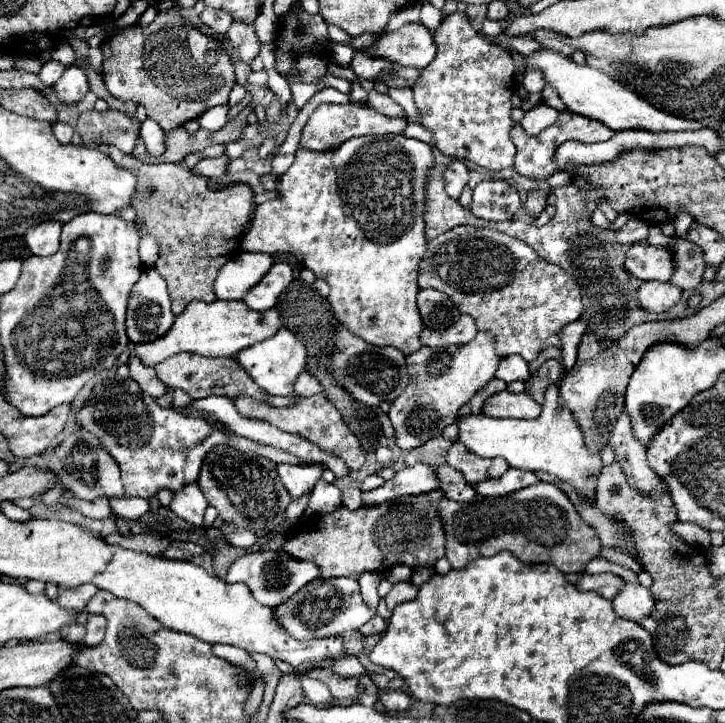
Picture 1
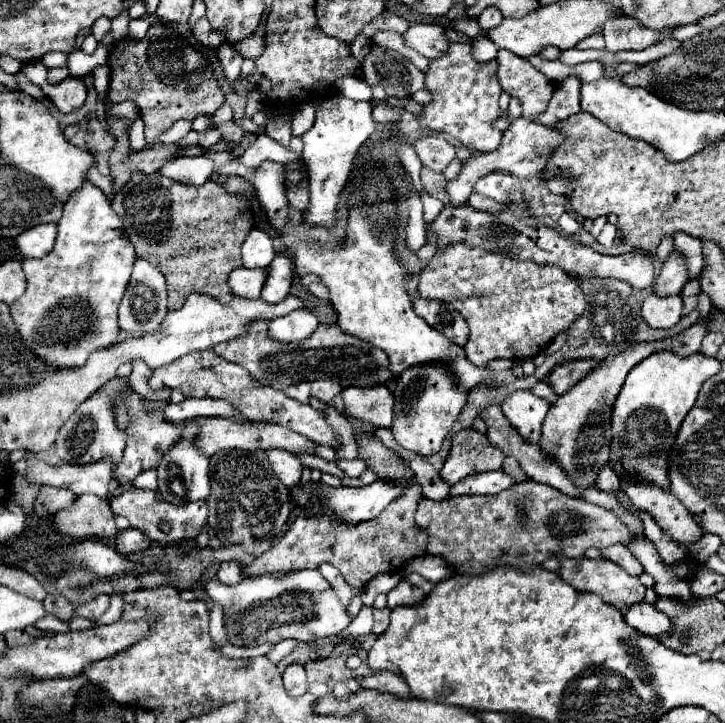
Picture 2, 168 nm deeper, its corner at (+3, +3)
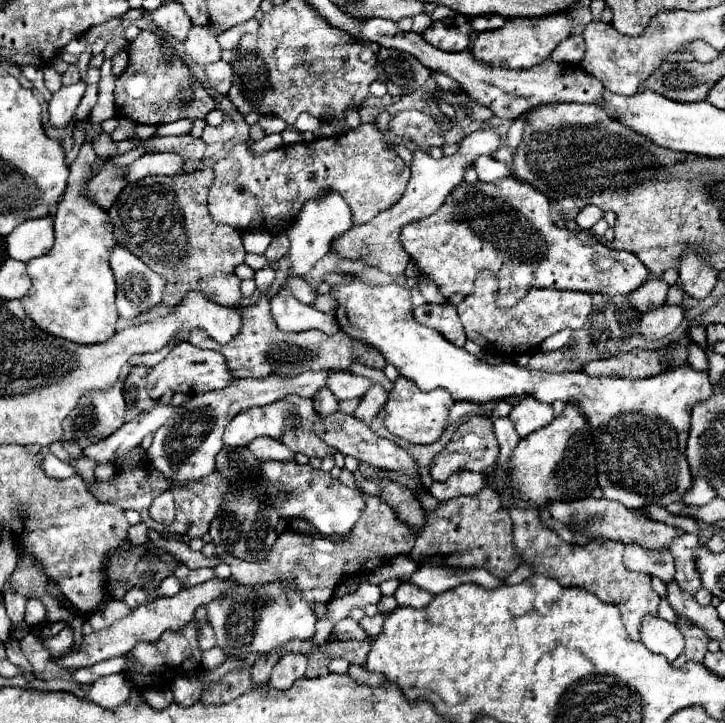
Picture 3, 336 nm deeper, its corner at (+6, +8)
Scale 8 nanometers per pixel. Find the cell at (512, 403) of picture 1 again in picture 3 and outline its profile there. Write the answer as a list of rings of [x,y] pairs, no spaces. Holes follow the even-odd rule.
[[[525,397],[521,399],[513,411],[511,411],[511,421],[515,423],[517,435],[523,439],[529,433],[547,427],[547,423],[551,423],[555,419],[553,415],[553,407],[547,403],[539,403],[533,397]]]

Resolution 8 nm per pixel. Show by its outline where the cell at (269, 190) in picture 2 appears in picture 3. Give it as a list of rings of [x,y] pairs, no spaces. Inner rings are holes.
[[[291,279],[291,281],[287,283],[287,287],[289,287],[289,291],[291,291],[301,303],[305,303],[305,305],[313,305],[315,299],[317,299],[317,289],[311,287],[311,285],[309,285],[307,281],[303,281],[303,279]]]

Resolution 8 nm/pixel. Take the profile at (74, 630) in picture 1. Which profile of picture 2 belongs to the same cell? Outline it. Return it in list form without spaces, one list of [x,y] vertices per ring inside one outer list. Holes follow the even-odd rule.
[[[44,616],[40,622],[38,622],[38,628],[40,630],[48,630],[48,632],[68,632],[70,630],[70,624],[56,618],[56,616]]]

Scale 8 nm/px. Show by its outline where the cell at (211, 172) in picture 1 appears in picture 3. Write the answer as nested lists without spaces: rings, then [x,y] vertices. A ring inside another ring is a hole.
[[[147,153],[125,169],[125,181],[133,183],[149,175],[175,175],[183,171],[183,159],[173,153]]]

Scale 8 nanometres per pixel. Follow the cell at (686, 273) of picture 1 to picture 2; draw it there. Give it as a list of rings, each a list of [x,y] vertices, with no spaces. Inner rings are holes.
[[[672,250],[668,260],[662,262],[660,274],[656,278],[654,284],[654,292],[658,296],[674,296],[680,294],[680,290],[684,288],[684,284],[688,282],[688,268],[686,268],[686,260],[678,250]]]

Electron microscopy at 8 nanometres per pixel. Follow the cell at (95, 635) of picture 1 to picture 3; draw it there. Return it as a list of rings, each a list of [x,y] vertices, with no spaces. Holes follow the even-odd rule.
[[[133,587],[133,589],[127,591],[127,595],[123,597],[123,601],[125,601],[131,609],[135,609],[135,607],[139,607],[139,605],[143,605],[143,603],[147,601],[147,593],[145,593],[143,589],[139,589],[139,587]]]

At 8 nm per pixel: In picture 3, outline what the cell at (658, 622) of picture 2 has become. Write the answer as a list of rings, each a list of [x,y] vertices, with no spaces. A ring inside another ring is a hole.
[[[647,615],[643,619],[641,641],[643,645],[649,647],[649,651],[665,655],[669,663],[673,663],[683,653],[683,647],[685,647],[685,639],[681,631],[675,625],[667,623],[665,619],[659,619],[653,615]]]

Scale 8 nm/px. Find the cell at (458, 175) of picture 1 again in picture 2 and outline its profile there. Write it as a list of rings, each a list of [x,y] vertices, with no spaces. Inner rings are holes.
[[[426,136],[414,144],[418,158],[424,166],[434,172],[444,172],[446,166],[456,158],[456,148],[442,136]]]

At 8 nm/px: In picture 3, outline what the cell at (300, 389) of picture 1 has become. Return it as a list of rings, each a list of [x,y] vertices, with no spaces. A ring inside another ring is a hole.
[[[339,371],[339,373],[333,373],[327,381],[327,387],[331,389],[331,393],[343,401],[343,399],[353,399],[353,397],[363,397],[369,387],[373,383],[369,379],[363,379],[359,375],[351,375],[349,371]]]

